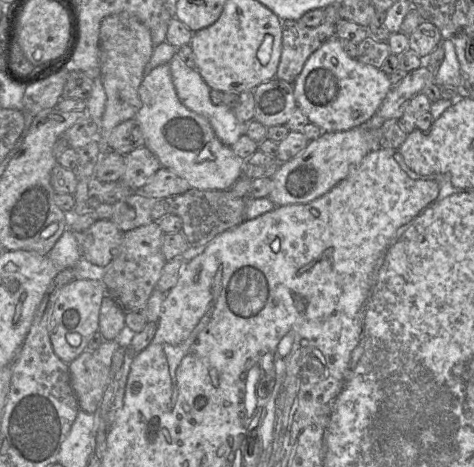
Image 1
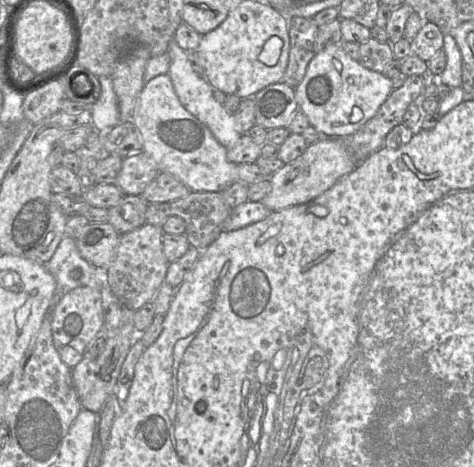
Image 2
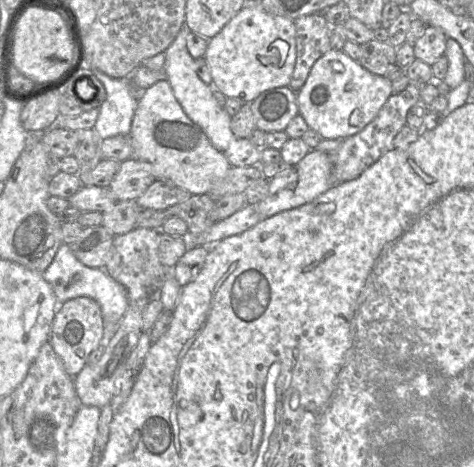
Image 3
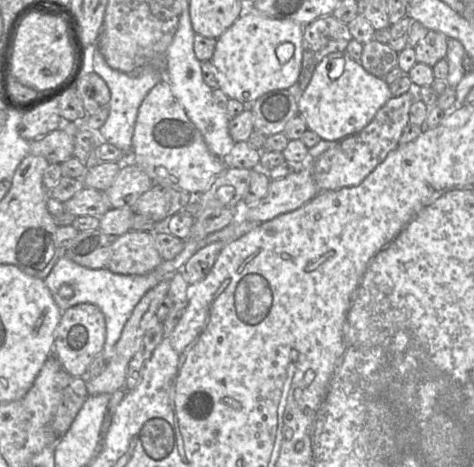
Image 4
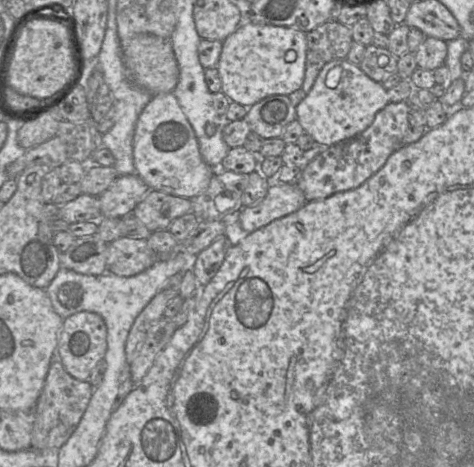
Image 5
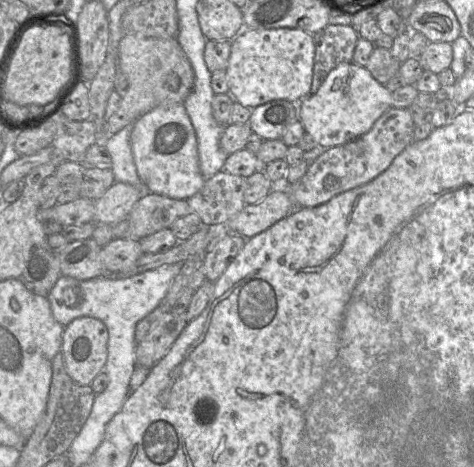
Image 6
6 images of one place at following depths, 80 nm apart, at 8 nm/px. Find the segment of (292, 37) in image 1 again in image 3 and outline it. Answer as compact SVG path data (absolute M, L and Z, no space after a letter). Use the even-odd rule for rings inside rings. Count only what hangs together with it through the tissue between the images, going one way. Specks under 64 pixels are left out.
M323 14L294 19L296 27L296 64L289 87L297 92L305 84L314 63L330 50L342 50L348 40L343 24L328 22Z

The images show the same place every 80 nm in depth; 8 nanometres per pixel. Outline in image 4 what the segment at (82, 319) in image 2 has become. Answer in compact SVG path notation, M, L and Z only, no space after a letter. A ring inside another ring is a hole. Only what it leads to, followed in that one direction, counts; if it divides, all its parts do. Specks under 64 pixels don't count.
M80 303L62 311L53 354L71 376L85 378L91 362L103 351L105 340L106 322L102 311L94 304Z

